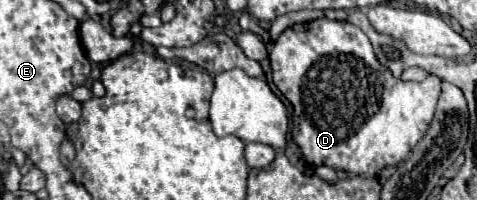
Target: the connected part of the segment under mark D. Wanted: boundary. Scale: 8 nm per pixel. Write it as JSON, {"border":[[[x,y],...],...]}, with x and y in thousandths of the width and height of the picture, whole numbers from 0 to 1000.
{"border":[[[686,90],[602,140],[577,200],[564,290],[577,430],[614,520],[614,700],[631,780],[639,780],[648,820],[686,820],[702,850],[757,880],[786,880],[803,830],[836,820],[857,780],[908,600],[929,410],[912,370],[899,370],[887,410],[828,390],[820,350],[790,300],[774,190],[748,130]]]}

